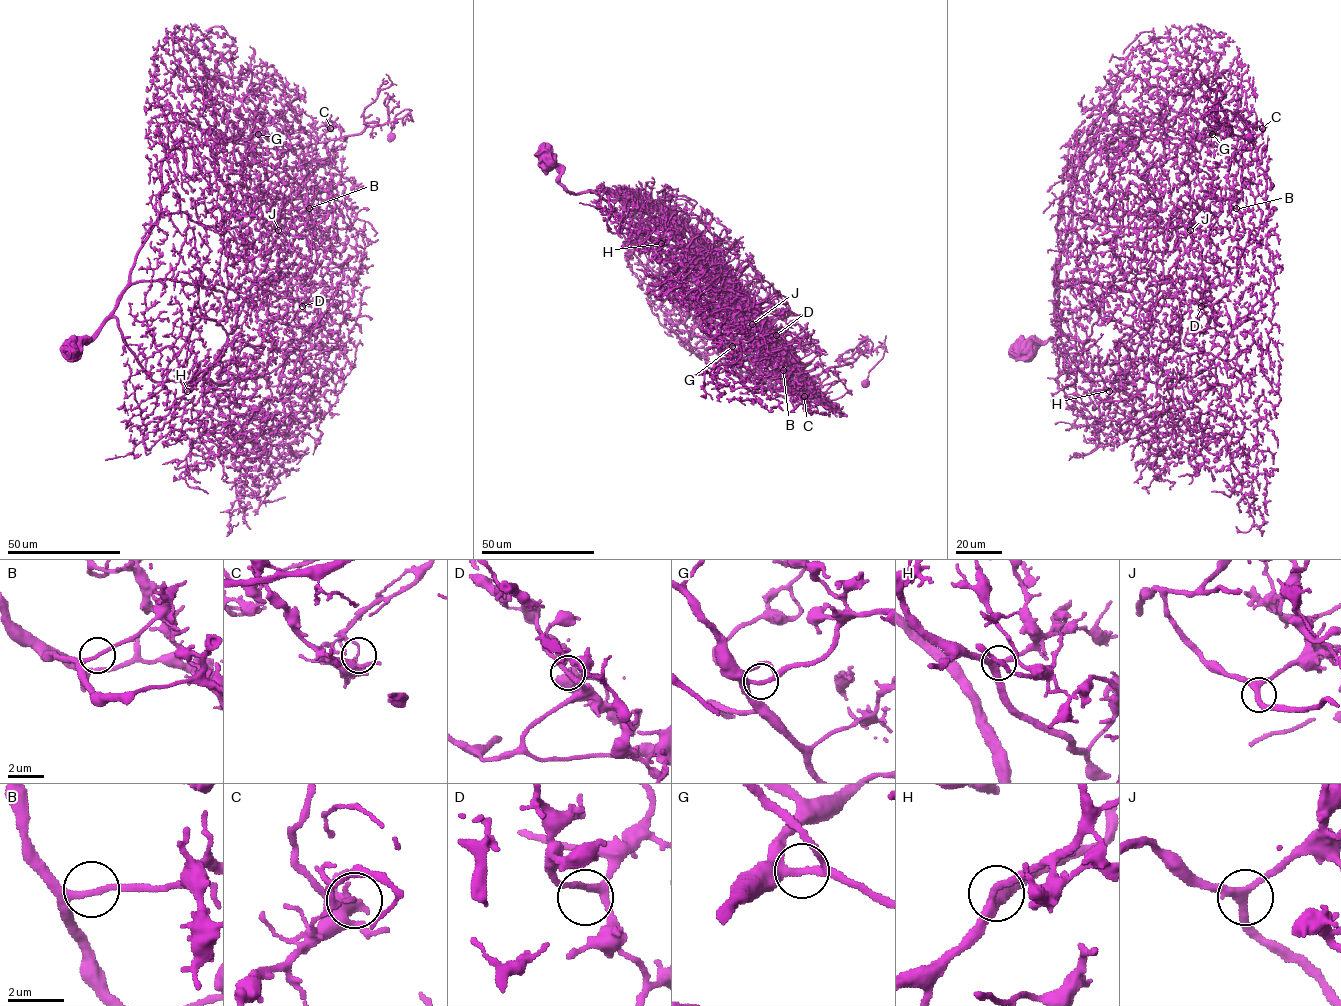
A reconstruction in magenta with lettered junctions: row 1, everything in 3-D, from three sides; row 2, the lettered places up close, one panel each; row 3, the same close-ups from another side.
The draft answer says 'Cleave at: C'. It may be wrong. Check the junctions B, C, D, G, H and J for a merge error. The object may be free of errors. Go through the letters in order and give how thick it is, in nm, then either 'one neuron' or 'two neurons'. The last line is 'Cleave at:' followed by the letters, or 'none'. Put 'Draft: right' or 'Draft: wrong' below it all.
B: calibre 200 nm; one neuron
C: calibre 240 nm; two neurons
D: calibre 220 nm; one neuron
G: calibre 220 nm; one neuron
H: calibre 300 nm; one neuron
J: calibre 280 nm; one neuron
Cleave at: C
Draft: right

